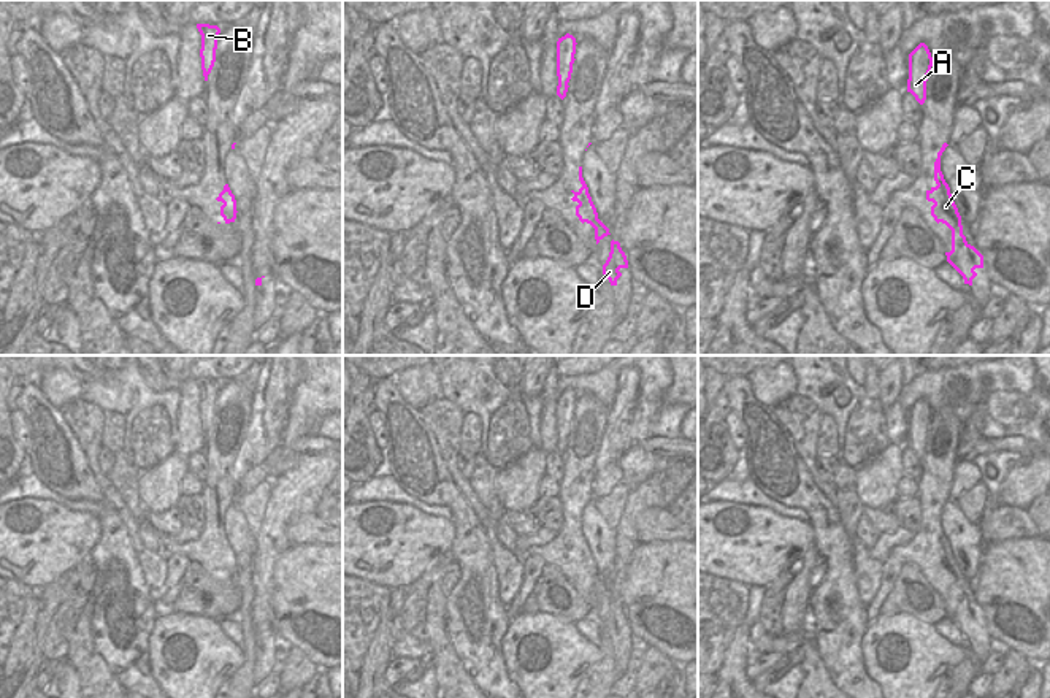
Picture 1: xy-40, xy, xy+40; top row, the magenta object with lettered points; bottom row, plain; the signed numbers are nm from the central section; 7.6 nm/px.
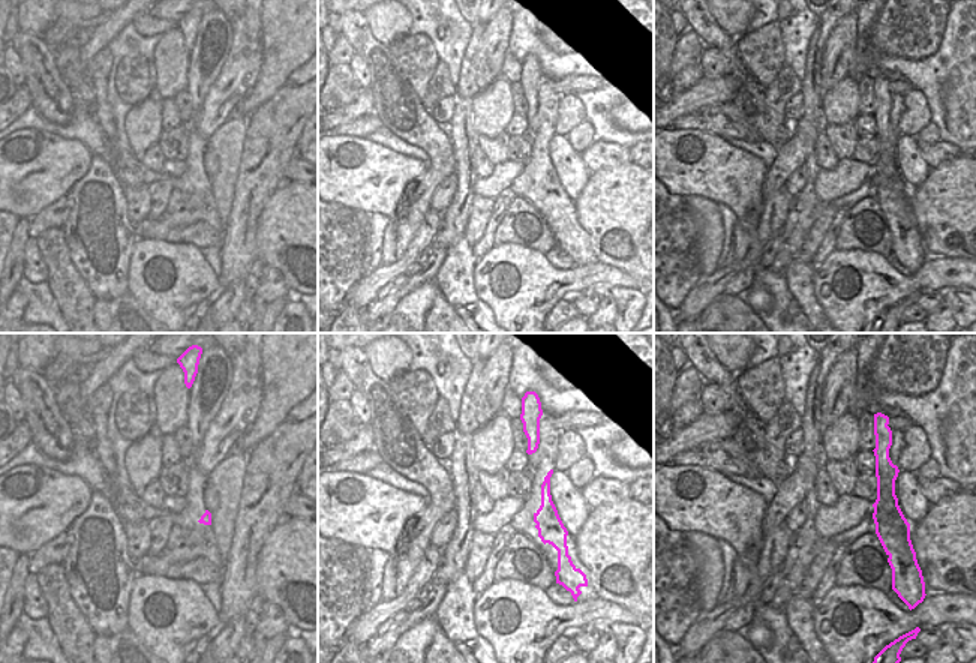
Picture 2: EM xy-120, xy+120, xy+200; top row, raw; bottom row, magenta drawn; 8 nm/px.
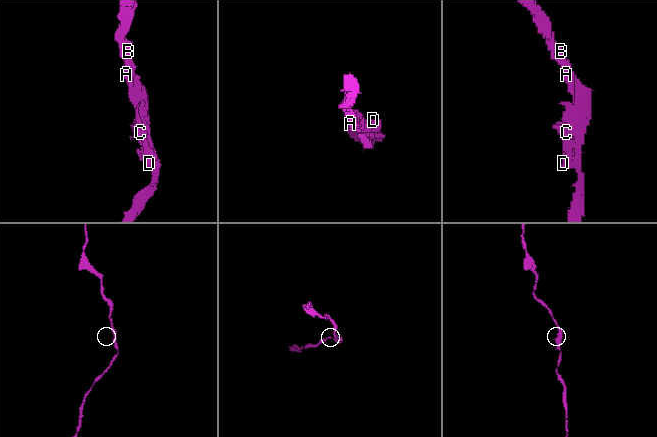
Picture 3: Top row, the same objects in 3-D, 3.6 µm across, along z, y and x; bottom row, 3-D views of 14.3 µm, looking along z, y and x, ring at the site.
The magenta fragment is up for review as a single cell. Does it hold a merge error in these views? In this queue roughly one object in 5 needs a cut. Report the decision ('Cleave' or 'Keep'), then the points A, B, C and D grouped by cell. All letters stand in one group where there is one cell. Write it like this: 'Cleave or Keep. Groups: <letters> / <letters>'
Keep. Groups: A B C D.

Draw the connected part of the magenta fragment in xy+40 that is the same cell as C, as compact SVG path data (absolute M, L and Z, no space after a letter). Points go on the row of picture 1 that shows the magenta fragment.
M944 143L934 162L936 187L926 190L926 200L933 201L931 216L939 224L945 224L952 230L952 251L945 252L947 262L963 276L964 284L972 286L977 276L975 268L983 268L983 255L966 241L963 235L961 216L952 198L950 187L941 171L941 155L948 144Z

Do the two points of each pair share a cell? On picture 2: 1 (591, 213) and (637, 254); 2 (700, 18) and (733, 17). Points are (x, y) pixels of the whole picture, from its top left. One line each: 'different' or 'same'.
1: same
2: different

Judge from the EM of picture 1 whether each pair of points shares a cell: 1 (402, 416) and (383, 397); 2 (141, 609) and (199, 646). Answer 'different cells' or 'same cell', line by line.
1: same cell
2: different cells

